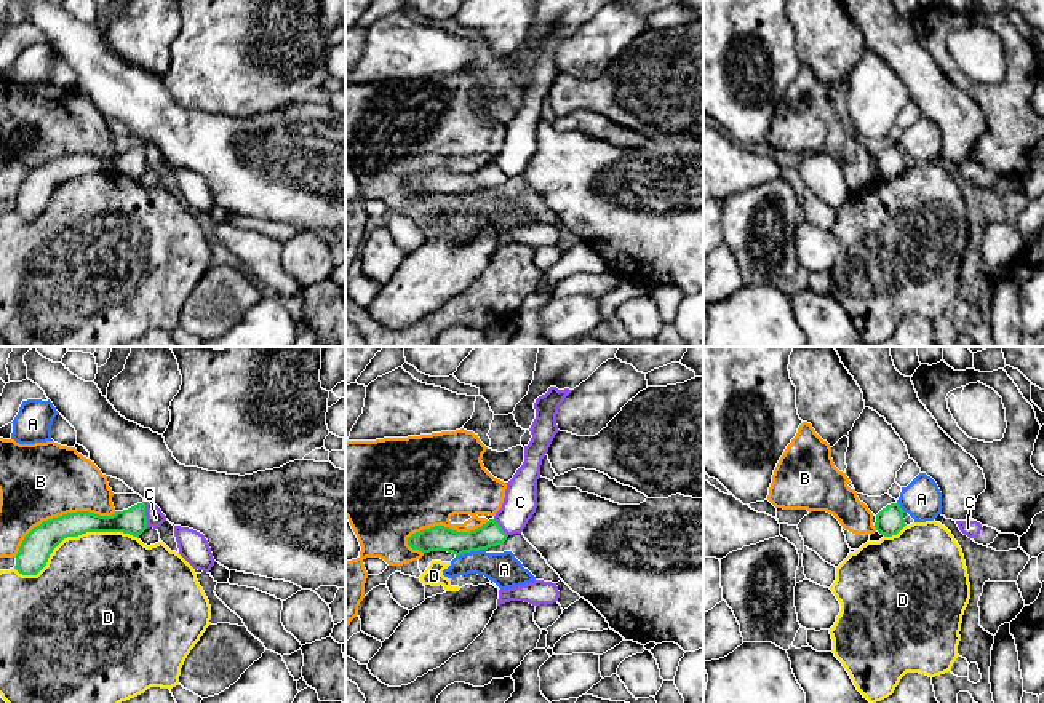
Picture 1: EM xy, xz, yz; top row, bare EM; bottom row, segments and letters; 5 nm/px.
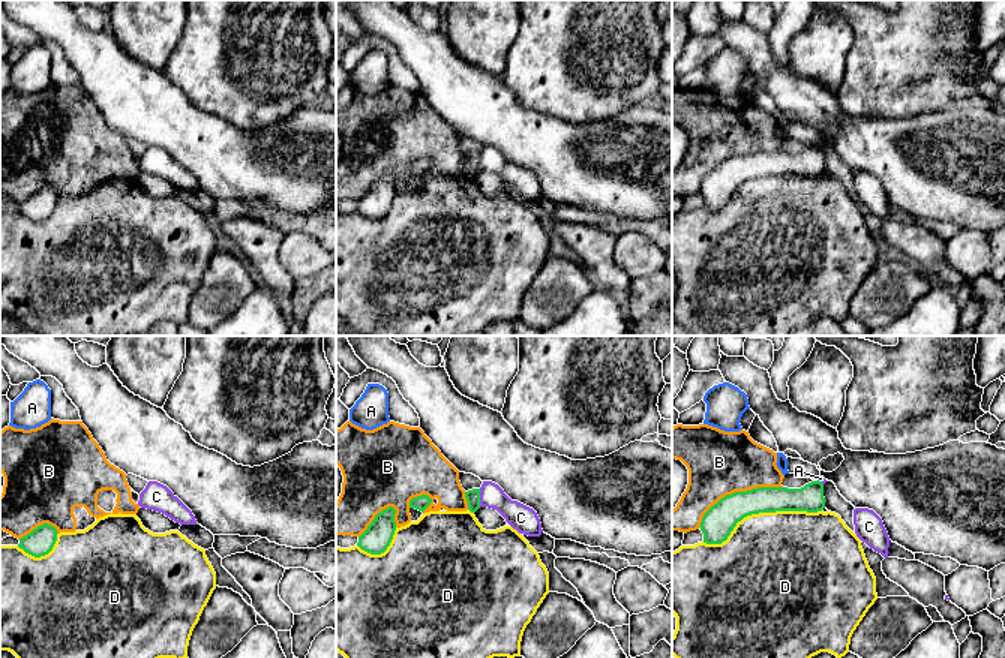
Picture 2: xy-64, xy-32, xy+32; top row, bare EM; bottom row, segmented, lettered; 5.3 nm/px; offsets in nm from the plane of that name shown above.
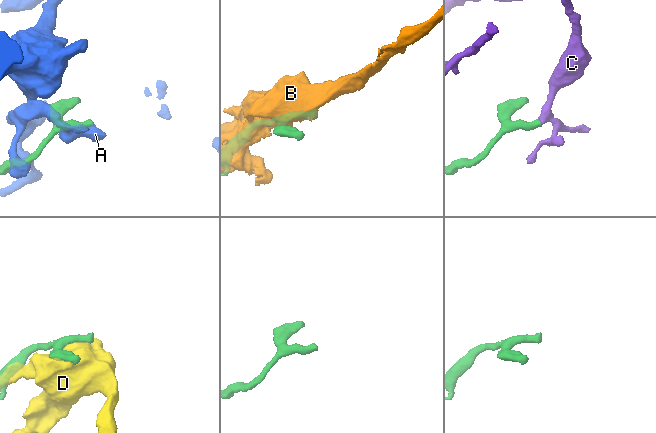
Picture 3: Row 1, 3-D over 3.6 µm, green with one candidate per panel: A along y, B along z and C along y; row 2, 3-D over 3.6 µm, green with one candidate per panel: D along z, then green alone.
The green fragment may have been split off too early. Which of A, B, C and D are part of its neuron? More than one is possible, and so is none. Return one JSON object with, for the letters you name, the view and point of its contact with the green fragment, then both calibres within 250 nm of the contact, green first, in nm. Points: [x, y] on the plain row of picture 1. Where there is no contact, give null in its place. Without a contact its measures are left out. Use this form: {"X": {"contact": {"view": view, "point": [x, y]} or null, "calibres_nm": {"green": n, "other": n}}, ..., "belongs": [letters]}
{"belongs": []}

